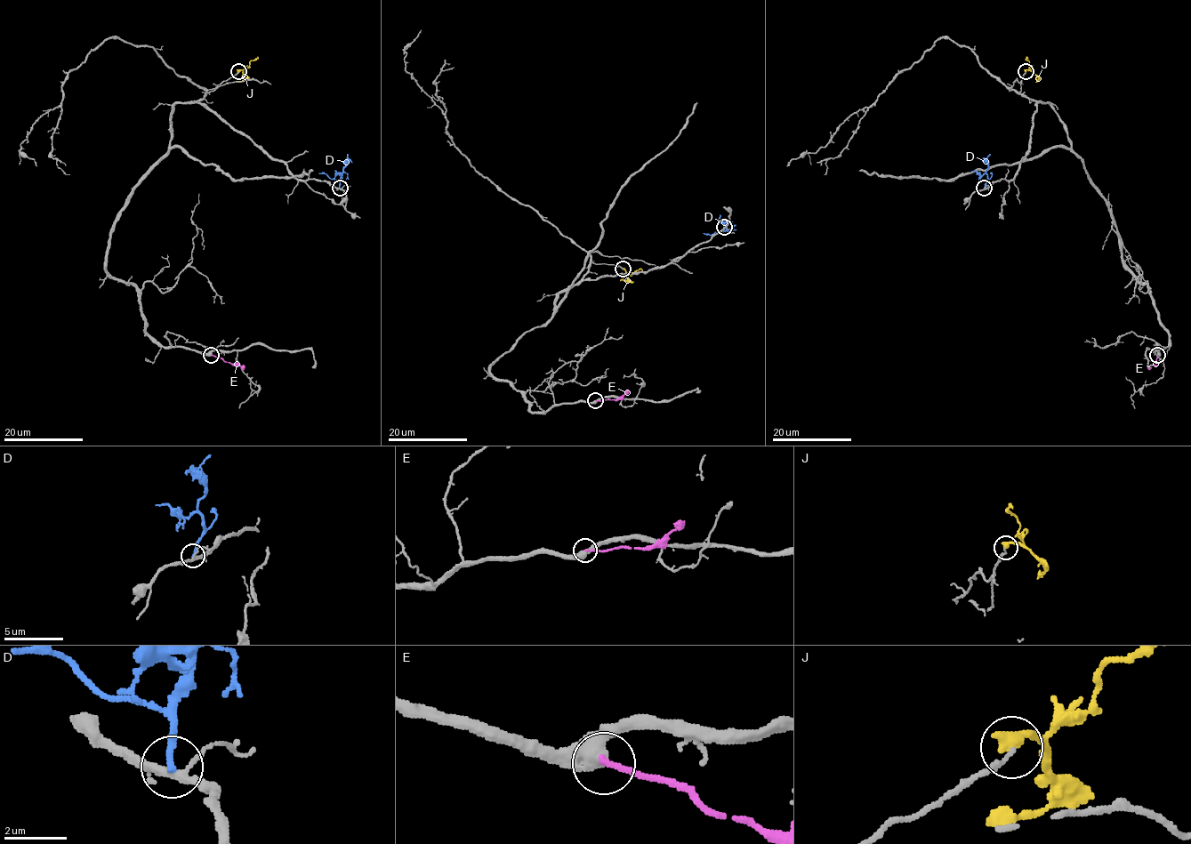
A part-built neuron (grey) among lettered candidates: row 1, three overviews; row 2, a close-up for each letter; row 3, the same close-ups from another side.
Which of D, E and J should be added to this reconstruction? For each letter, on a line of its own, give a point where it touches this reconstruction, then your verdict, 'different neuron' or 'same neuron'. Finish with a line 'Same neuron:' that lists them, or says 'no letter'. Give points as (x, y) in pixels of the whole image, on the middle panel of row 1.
D: contact (724, 227); different neuron
E: contact (595, 400); different neuron
J: contact (623, 269); different neuron
Same neuron: no letter

